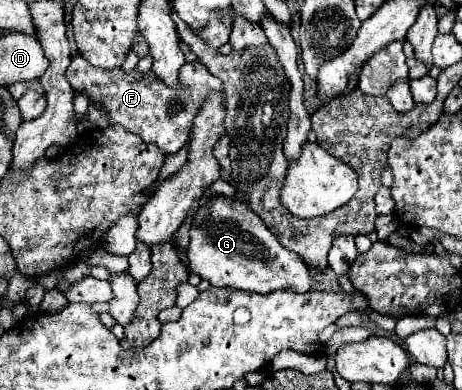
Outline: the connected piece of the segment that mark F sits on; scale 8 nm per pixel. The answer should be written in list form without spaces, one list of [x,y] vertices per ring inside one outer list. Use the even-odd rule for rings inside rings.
[[[81,54],[71,60],[67,80],[75,90],[89,96],[91,104],[101,104],[109,112],[109,124],[119,124],[125,130],[141,136],[145,142],[157,144],[165,154],[175,154],[189,134],[189,126],[211,90],[221,90],[221,80],[211,76],[201,62],[185,62],[181,66],[179,82],[183,88],[169,88],[153,74],[141,76],[139,72],[125,74],[123,70],[95,68]]]

